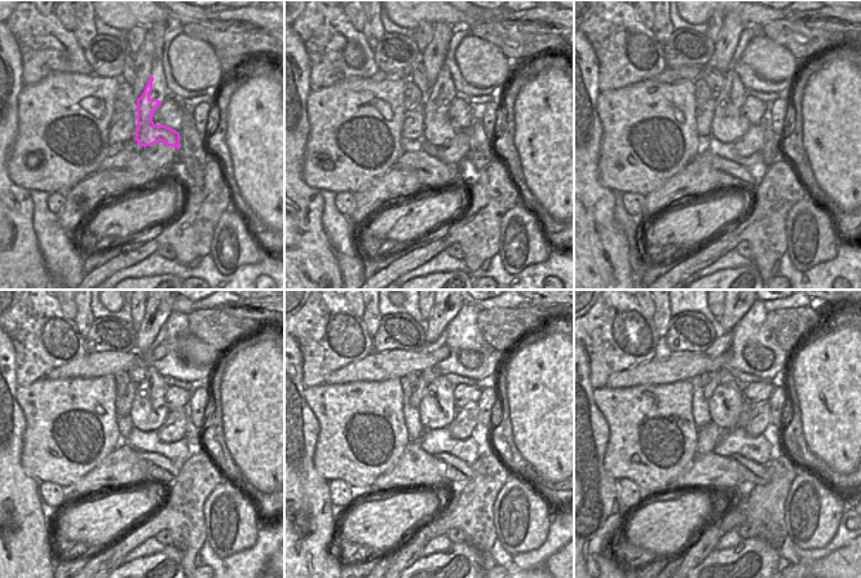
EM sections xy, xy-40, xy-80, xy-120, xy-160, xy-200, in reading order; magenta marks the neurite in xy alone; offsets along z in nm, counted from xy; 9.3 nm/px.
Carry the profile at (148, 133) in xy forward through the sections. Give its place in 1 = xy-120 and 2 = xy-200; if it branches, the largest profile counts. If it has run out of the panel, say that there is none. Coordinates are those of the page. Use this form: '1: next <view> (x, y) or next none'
1: next xy-120 (149, 410)
2: next xy-200 (725, 404)

